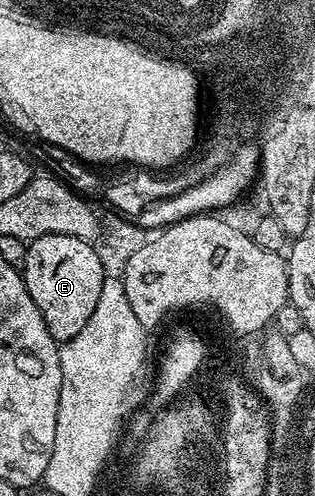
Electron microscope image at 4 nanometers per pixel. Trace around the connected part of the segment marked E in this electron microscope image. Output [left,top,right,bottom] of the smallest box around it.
[21,235,104,343]

